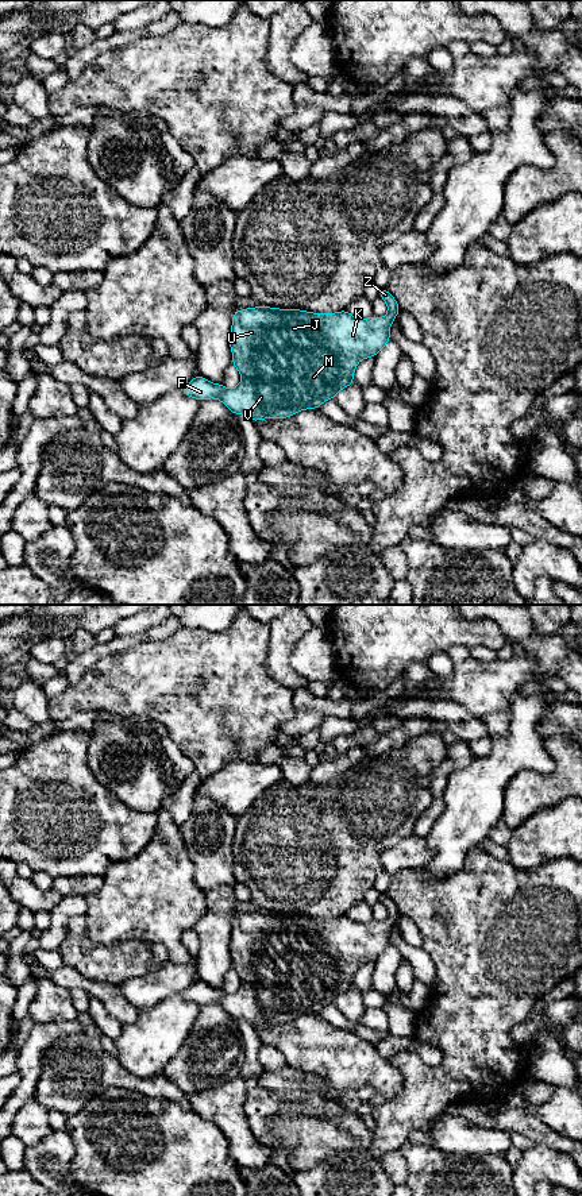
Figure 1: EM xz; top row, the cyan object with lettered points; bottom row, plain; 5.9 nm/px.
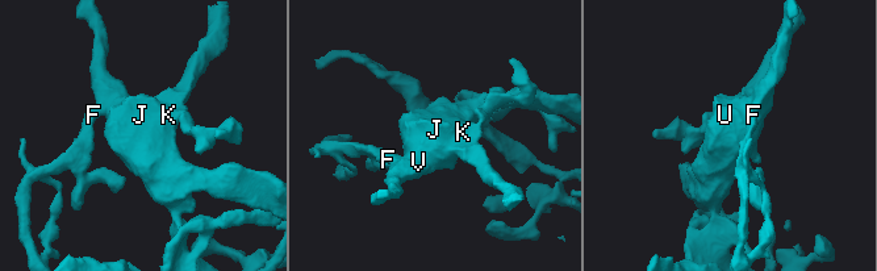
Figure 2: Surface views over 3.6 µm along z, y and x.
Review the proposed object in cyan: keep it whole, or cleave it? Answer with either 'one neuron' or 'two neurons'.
one neuron

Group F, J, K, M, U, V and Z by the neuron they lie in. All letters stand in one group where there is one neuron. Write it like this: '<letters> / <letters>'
F J K M U V Z

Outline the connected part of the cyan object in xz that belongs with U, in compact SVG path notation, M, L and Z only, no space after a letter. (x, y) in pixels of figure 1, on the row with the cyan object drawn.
M382 288L379 297L388 304L385 317L359 319L346 309L336 313L312 313L300 309L278 309L270 306L235 310L230 336L232 364L240 373L242 381L235 389L226 389L223 383L212 383L196 375L181 390L185 396L199 401L217 398L234 414L243 414L251 421L263 418L288 418L304 409L317 409L323 402L335 398L339 390L351 386L354 370L365 358L374 358L390 340L390 325L400 312L396 298Z

